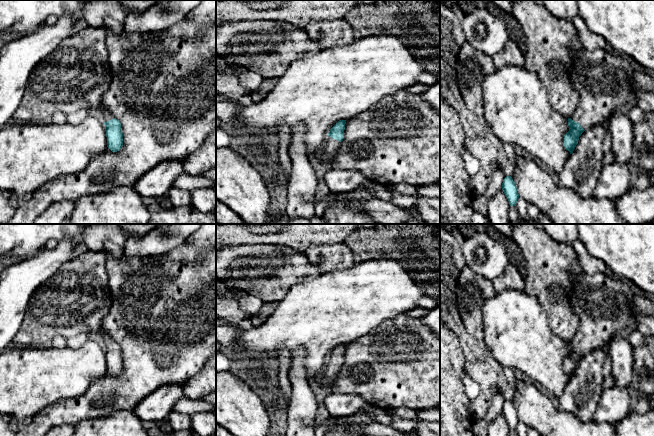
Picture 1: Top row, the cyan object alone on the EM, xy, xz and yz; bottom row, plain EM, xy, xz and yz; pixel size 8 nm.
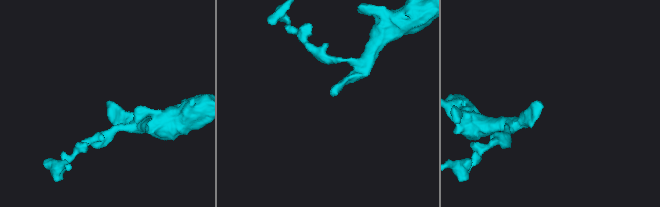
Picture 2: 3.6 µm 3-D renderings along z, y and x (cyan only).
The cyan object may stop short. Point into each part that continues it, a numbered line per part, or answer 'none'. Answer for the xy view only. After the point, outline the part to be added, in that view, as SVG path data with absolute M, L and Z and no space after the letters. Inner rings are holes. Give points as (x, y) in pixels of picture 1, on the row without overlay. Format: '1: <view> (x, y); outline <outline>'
1: xy (77, 298); outline M89 250L64 263L31 295L13 343L21 347L42 347L49 345L58 335L69 339L80 332L99 332L104 339L104 346L114 343L102 328L112 304L105 265L105 253Z

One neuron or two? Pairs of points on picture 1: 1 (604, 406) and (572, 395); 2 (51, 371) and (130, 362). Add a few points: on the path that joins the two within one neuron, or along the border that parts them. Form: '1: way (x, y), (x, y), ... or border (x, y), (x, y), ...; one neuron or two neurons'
1: border (604, 390), (598, 400), (592, 419); two neurons
2: border (106, 369), (102, 376), (95, 379), (89, 385); two neurons

